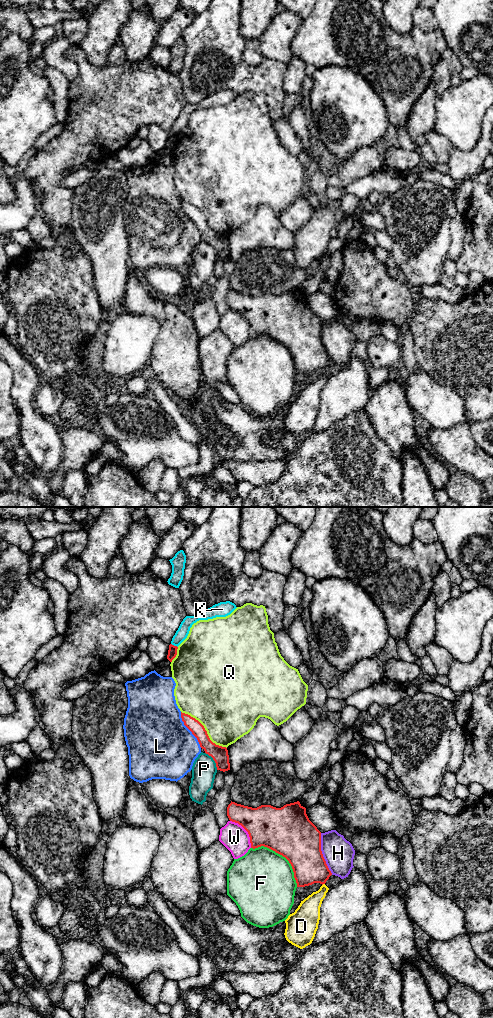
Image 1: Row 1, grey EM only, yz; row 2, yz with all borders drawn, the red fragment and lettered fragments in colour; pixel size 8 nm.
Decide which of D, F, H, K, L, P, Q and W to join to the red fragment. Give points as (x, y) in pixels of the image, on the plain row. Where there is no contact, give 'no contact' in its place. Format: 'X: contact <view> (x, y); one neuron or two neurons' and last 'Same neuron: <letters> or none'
D: contact yz (323, 371); two neurons
F: contact yz (282, 343); two neurons
H: contact yz (322, 342); two neurons
K: contact yz (173, 133); two neurons
L: contact yz (189, 217); two neurons
P: contact yz (213, 247); two neurons
Q: contact yz (205, 218); two neurons
W: contact yz (246, 318); two neurons
Same neuron: none

